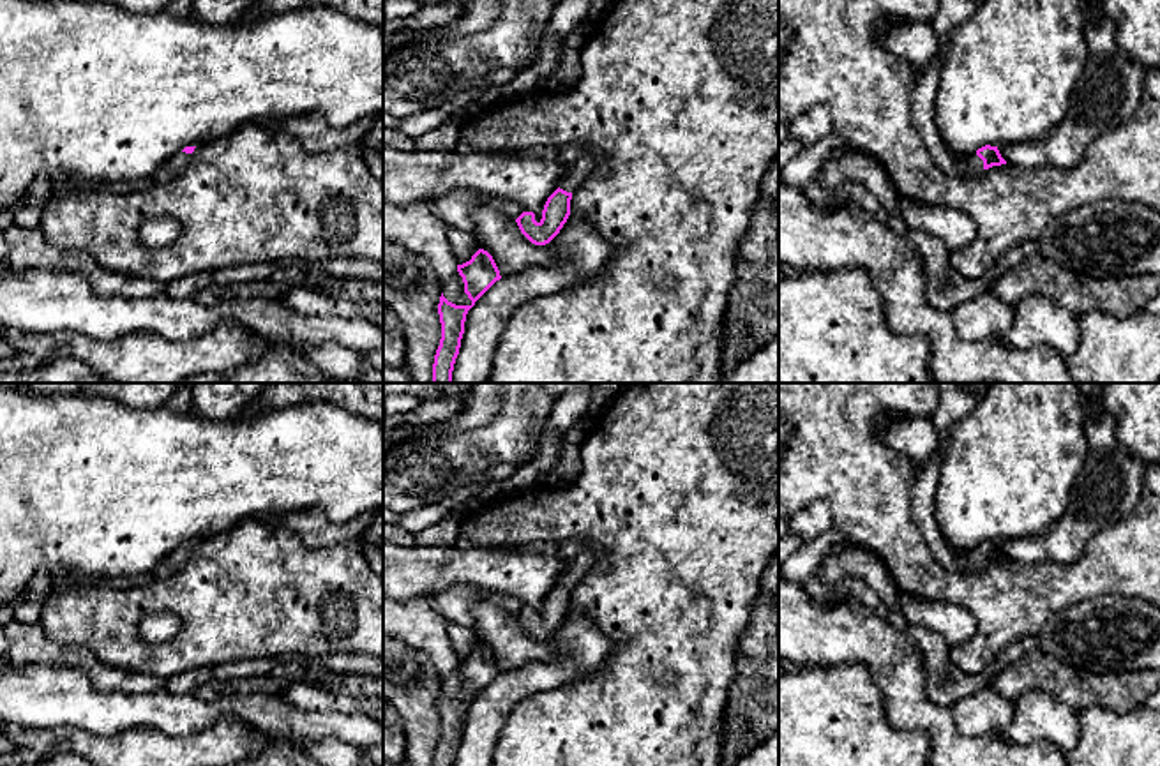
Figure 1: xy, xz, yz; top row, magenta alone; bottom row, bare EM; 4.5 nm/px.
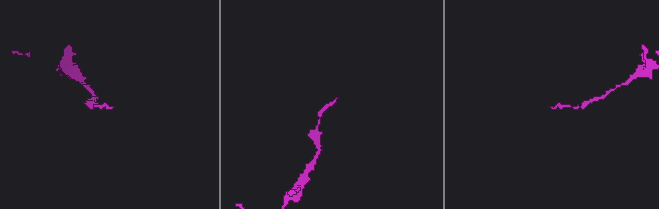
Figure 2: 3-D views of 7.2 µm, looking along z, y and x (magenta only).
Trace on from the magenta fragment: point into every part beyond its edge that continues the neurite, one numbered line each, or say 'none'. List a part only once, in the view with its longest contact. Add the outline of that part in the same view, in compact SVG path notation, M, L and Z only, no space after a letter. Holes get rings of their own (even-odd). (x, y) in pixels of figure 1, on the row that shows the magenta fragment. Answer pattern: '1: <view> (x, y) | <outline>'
1: yz (950, 13) | M939 0L939 7L930 21L939 48L927 67L916 74L911 92L913 127L920 141L938 166L957 176L980 175L983 171L983 161L976 154L966 159L957 159L950 154L934 124L934 101L938 95L941 65L950 48L950 35L960 23L975 14L978 4L978 0Z

